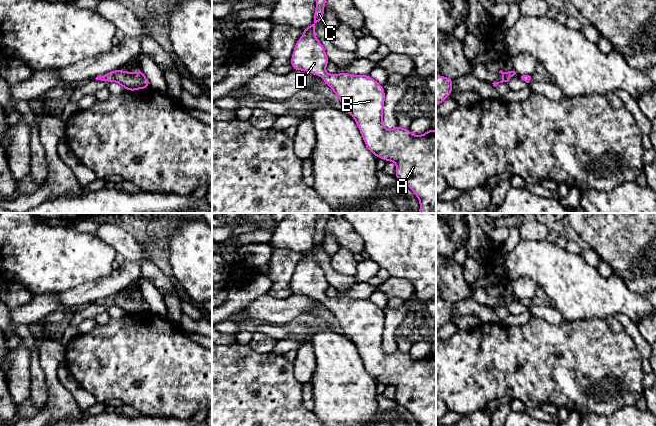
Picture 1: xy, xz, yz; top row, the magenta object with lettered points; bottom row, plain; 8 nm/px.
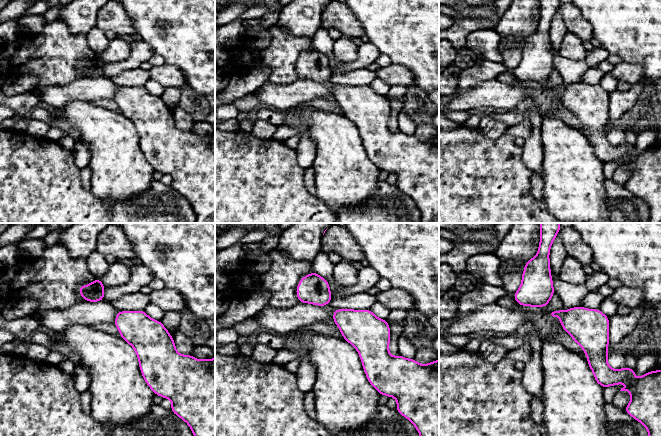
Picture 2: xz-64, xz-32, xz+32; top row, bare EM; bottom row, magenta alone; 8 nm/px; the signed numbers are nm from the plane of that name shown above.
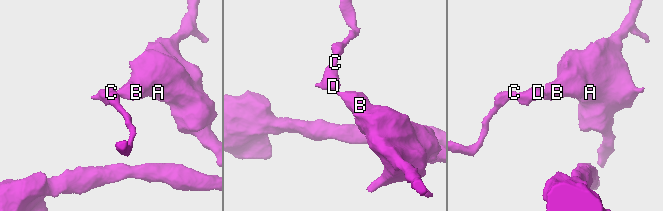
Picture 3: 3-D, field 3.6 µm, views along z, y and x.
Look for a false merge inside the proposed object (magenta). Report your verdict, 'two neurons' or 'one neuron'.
one neuron

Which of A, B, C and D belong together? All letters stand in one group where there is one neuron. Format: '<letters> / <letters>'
A B C D

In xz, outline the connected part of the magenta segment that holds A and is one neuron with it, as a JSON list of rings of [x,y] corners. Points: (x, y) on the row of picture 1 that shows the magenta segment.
[[[316,0],[314,22],[310,26],[303,28],[304,34],[295,44],[295,49],[290,61],[293,70],[307,71],[322,77],[323,81],[335,92],[344,109],[356,121],[367,148],[377,158],[382,158],[386,162],[393,161],[396,163],[397,169],[395,177],[413,190],[420,201],[419,213],[436,213],[436,130],[431,128],[425,134],[413,136],[410,129],[403,129],[397,125],[393,129],[387,131],[382,124],[385,100],[383,85],[377,83],[369,75],[352,75],[348,73],[327,74],[325,72],[325,67],[330,61],[325,53],[324,46],[315,37],[315,25],[323,19],[325,3],[326,0]]]

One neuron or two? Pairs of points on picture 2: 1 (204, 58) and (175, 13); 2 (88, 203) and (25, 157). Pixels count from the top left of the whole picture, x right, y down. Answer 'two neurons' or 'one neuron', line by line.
1: one neuron
2: one neuron

